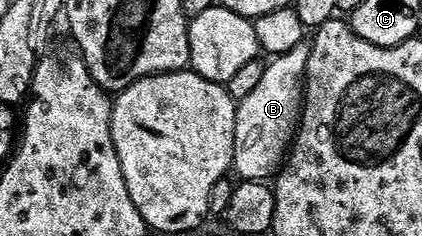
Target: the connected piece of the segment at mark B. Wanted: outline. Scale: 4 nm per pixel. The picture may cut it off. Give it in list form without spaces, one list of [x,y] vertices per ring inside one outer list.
[[[301,43],[292,51],[277,54],[262,73],[254,90],[237,102],[236,131],[234,132],[233,172],[243,181],[265,182],[279,172],[296,136],[304,100],[304,78],[310,45]]]

